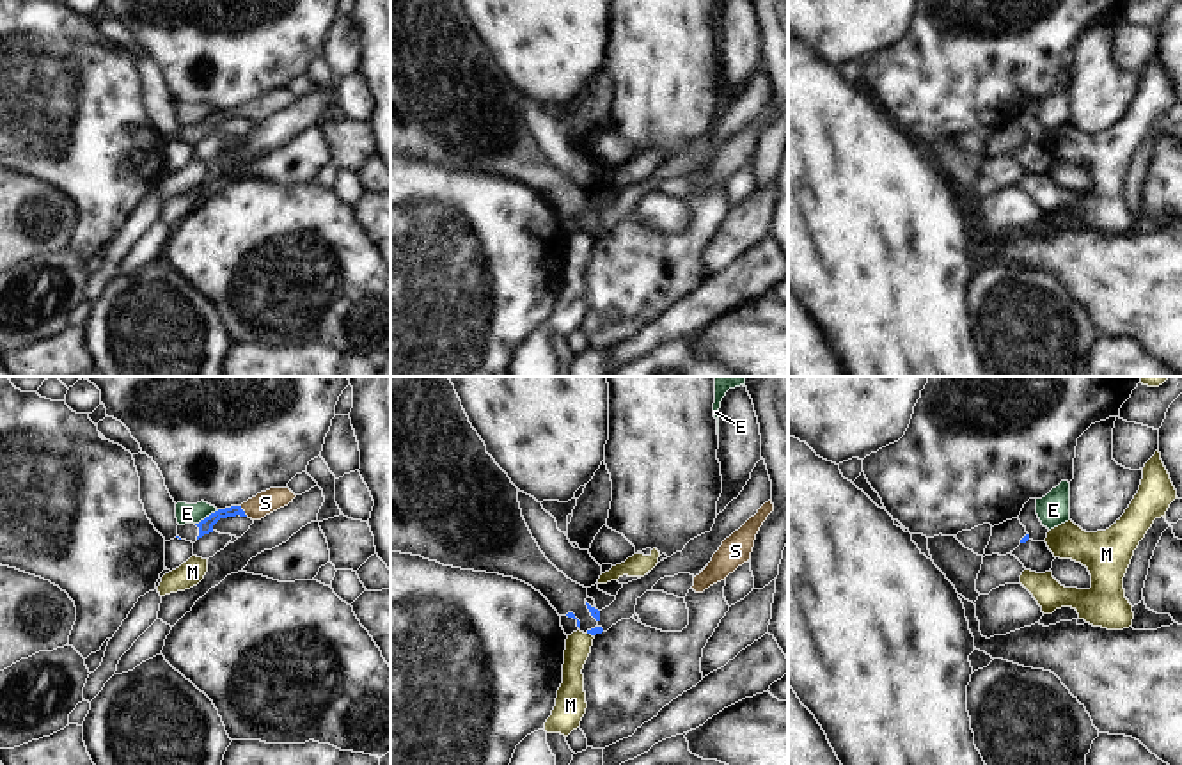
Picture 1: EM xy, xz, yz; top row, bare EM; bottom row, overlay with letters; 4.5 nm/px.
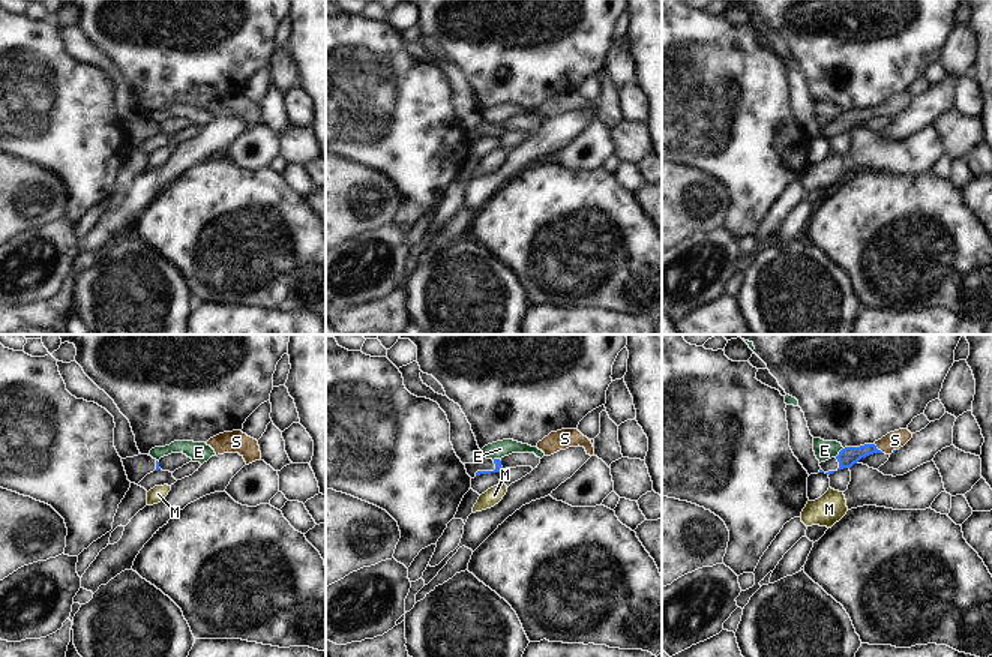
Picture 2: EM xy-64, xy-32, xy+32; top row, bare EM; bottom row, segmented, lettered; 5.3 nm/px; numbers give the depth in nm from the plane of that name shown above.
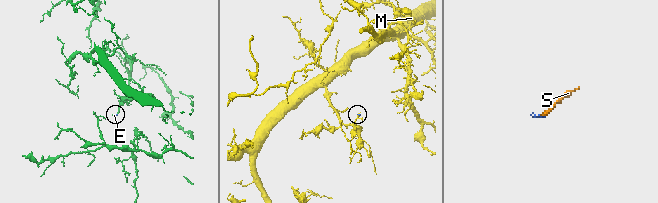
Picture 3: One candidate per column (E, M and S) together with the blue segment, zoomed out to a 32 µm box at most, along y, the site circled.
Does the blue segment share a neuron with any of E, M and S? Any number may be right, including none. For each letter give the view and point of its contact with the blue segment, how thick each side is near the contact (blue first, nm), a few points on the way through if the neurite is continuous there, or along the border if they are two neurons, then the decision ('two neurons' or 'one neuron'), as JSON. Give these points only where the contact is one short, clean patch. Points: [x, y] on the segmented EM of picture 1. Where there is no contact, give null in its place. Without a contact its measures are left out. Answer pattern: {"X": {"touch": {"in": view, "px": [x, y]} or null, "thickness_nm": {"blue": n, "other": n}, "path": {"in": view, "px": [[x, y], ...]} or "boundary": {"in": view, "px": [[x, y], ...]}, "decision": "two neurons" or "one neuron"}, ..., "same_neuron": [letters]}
{"E": {"touch": {"in": "xy", "px": [206, 517]}, "thickness_nm": {"blue": 70, "other": 100}, "boundary": {"in": "xy", "px": [[219, 510], [196, 524]]}, "decision": "two neurons"}, "M": {"touch": {"in": "xz", "px": [590, 632]}, "thickness_nm": {"blue": 40, "other": 110}, "boundary": {"in": "xz", "px": [[586, 632], [591, 636]]}, "decision": "two neurons"}, "S": {"touch": {"in": "xy", "px": [244, 512]}, "thickness_nm": {"blue": 70, "other": 110}, "path": {"in": "xy", "px": [[204, 526], [220, 513], [244, 512], [265, 503]]}, "decision": "one neuron"}, "same_neuron": ["S"]}

